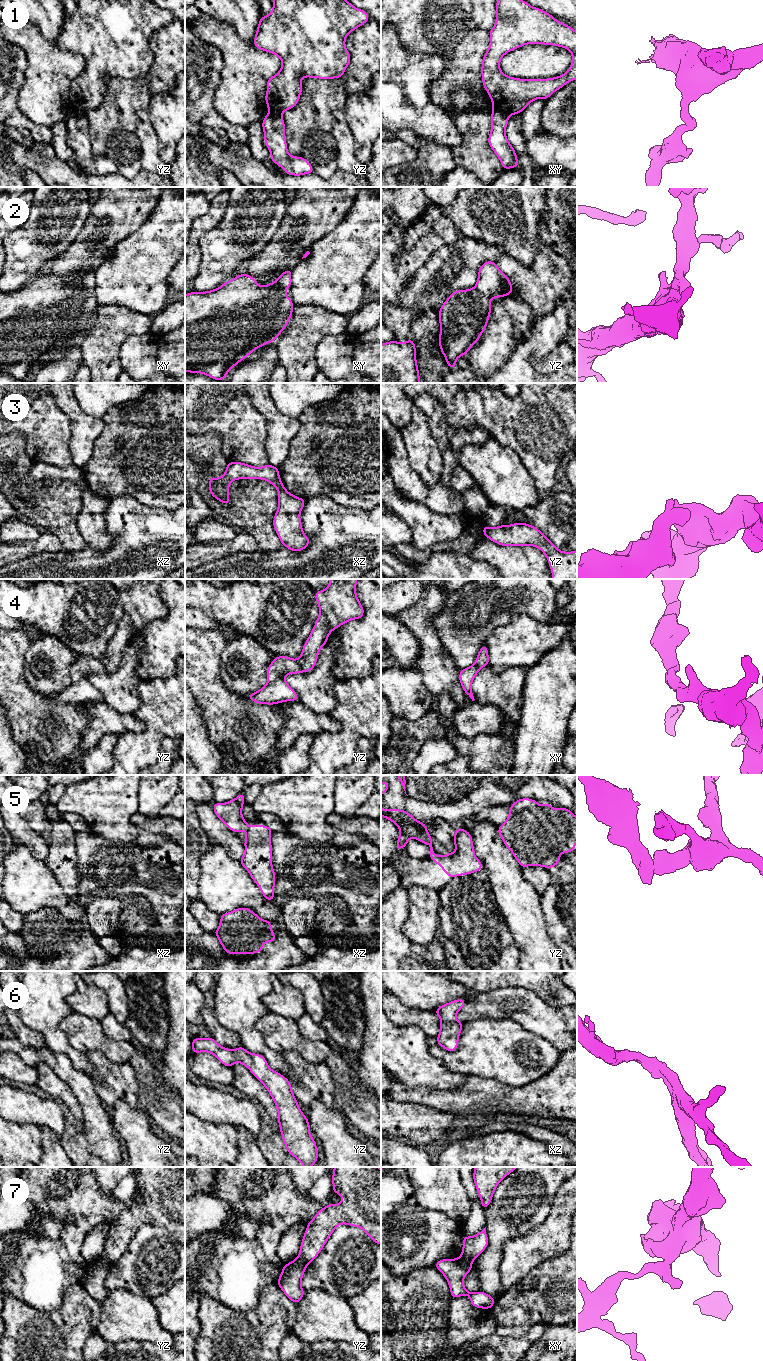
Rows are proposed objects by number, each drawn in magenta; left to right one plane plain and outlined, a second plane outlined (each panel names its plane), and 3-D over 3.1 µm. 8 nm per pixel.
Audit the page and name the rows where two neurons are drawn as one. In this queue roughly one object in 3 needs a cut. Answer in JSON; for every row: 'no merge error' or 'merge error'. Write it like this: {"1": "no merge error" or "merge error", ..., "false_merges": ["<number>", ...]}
{"1": "merge error", "2": "no merge error", "3": "merge error", "4": "no merge error", "5": "no merge error", "6": "no merge error", "7": "merge error", "false_merges": ["1", "3", "7"]}

